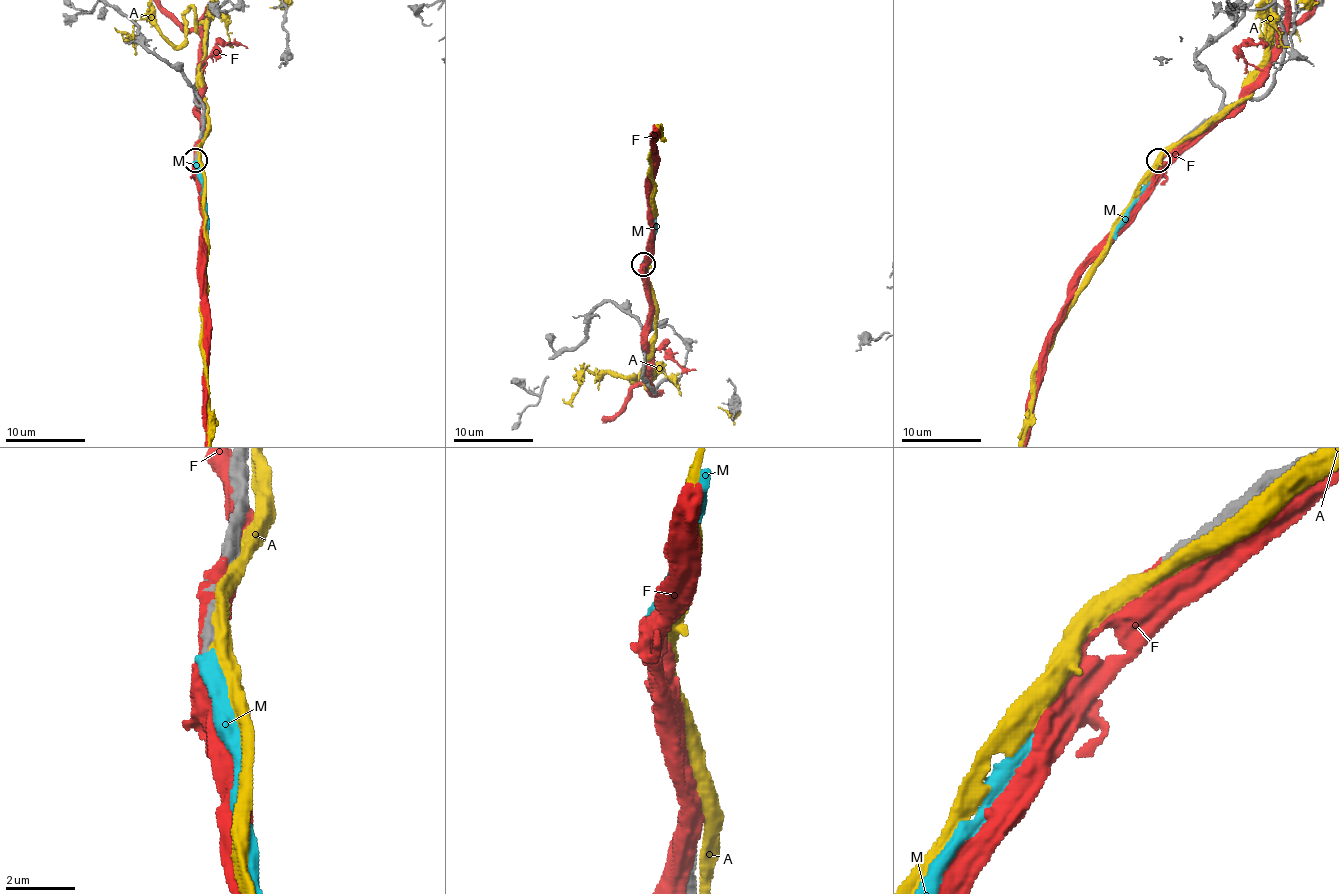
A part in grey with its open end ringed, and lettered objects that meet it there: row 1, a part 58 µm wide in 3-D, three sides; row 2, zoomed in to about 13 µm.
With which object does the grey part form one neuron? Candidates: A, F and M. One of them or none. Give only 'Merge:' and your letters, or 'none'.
Merge: M

